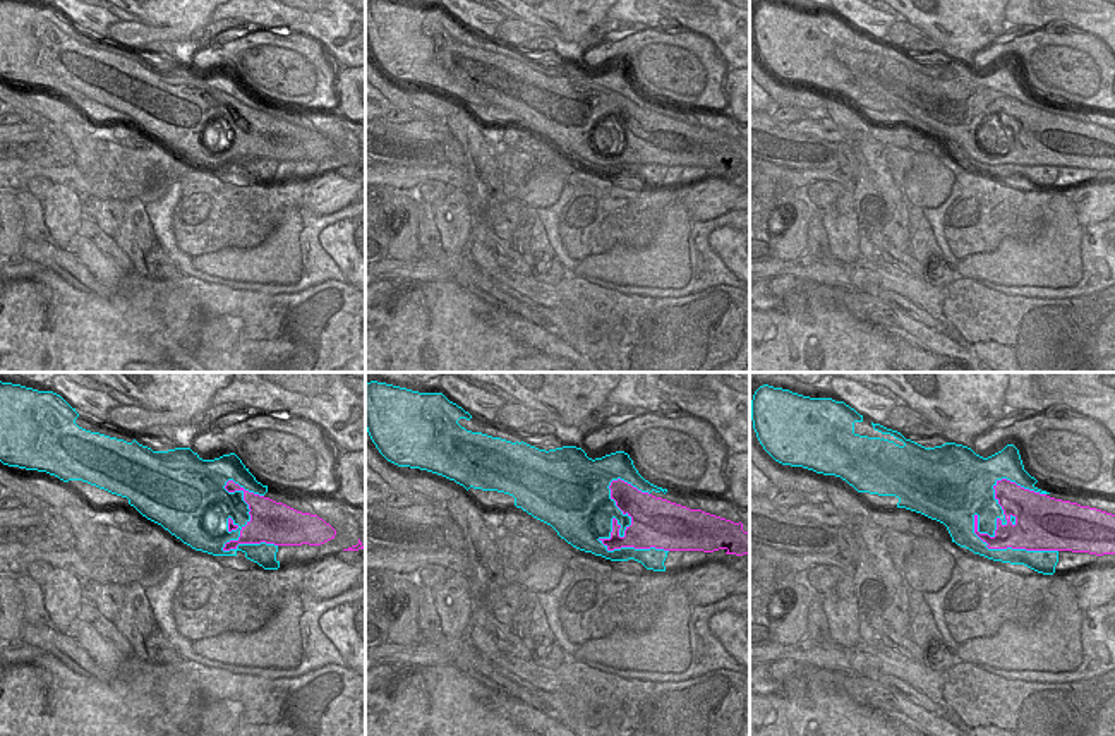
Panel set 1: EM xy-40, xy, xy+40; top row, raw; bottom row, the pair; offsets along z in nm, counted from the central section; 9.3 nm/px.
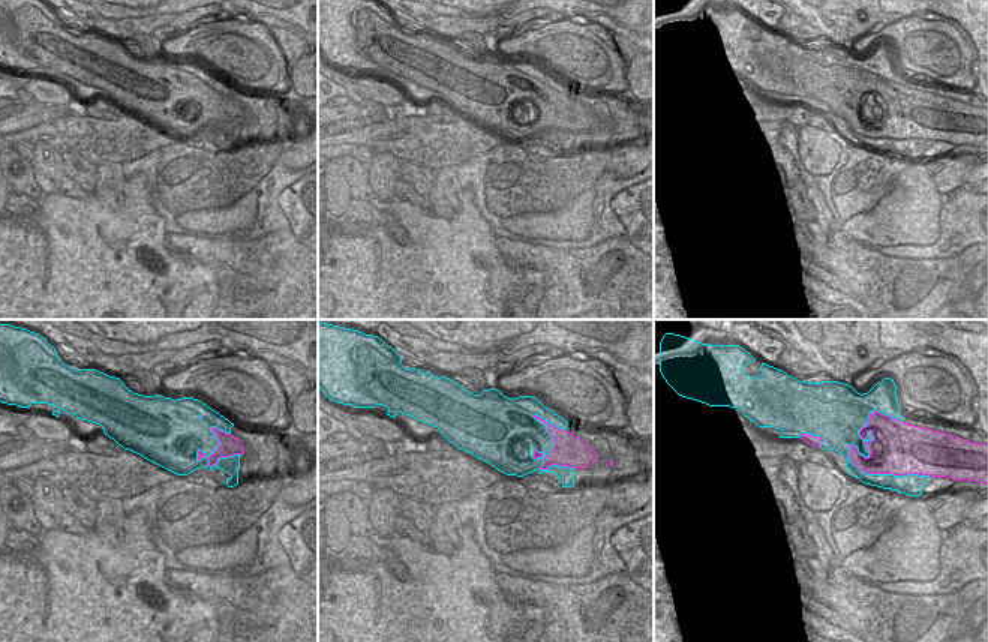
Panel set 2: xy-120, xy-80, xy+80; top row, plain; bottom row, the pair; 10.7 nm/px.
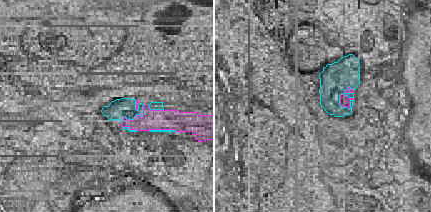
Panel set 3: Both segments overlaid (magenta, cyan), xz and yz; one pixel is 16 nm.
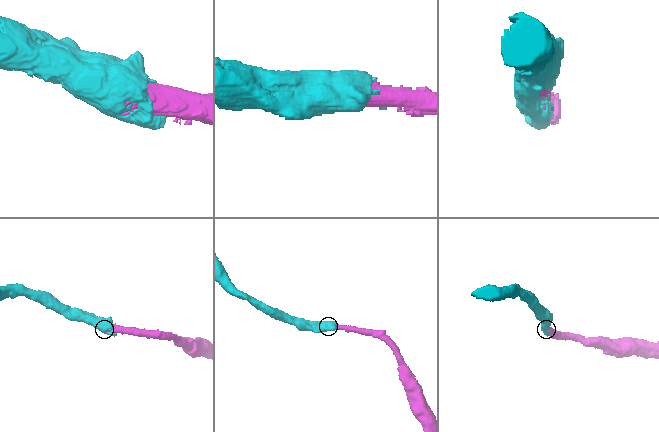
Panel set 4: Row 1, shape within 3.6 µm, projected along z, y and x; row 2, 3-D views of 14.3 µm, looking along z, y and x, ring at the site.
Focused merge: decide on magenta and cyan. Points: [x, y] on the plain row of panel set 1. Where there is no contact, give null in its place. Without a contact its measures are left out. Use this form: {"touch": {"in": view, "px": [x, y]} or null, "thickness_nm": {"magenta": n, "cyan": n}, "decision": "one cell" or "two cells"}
{"touch": {"in": "xy+40", "px": [982, 155]}, "thickness_nm": {"magenta": 220, "cyan": 260}, "decision": "one cell"}

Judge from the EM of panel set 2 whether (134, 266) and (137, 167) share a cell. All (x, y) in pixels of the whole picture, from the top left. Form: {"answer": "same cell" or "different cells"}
{"answer": "different cells"}

